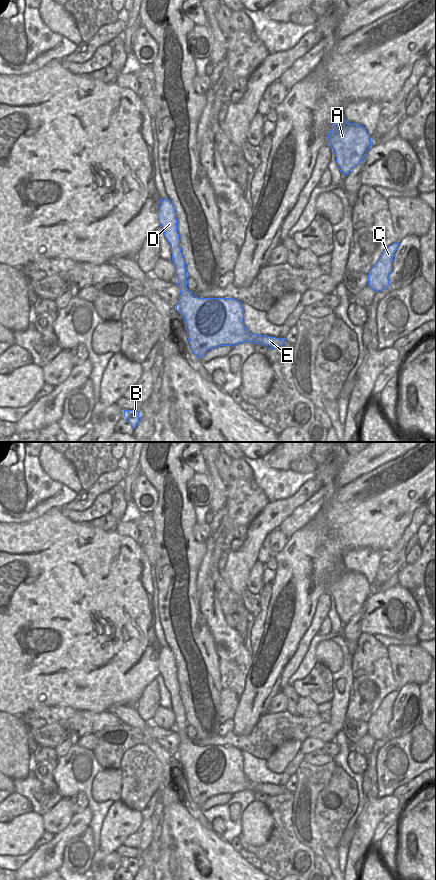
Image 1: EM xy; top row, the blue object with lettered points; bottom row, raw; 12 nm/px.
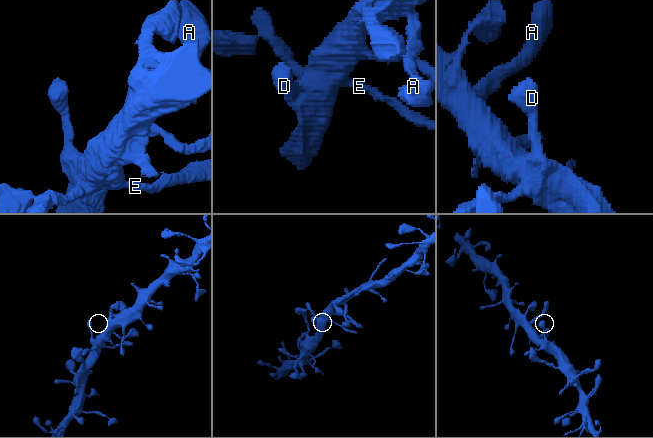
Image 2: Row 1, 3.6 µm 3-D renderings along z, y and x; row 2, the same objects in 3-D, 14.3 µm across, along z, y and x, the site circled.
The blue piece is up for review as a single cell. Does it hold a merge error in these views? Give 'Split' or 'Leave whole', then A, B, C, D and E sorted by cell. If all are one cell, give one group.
Leave whole. Groups: A B C D E

